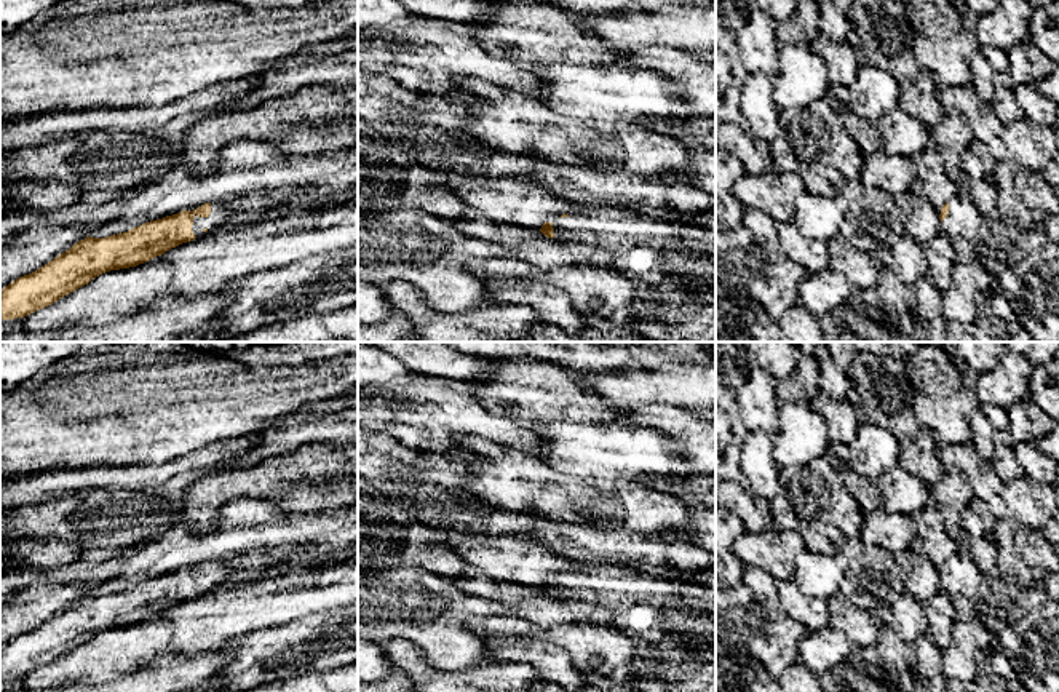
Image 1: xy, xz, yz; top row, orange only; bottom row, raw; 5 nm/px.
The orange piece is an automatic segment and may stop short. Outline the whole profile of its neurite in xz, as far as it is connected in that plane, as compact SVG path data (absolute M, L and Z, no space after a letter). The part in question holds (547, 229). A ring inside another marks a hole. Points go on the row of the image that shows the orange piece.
M599 208L572 211L545 222L540 232L557 241L583 243L609 251L613 257L613 270L621 270L623 235L666 235L685 241L712 245L716 232L684 221L682 217L656 219L623 208Z

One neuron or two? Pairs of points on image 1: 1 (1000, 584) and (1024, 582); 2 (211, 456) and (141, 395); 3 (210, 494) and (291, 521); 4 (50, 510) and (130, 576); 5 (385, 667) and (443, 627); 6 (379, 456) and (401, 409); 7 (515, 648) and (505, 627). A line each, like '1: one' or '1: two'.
1: one
2: two
3: two
4: two
5: two
6: two
7: two

